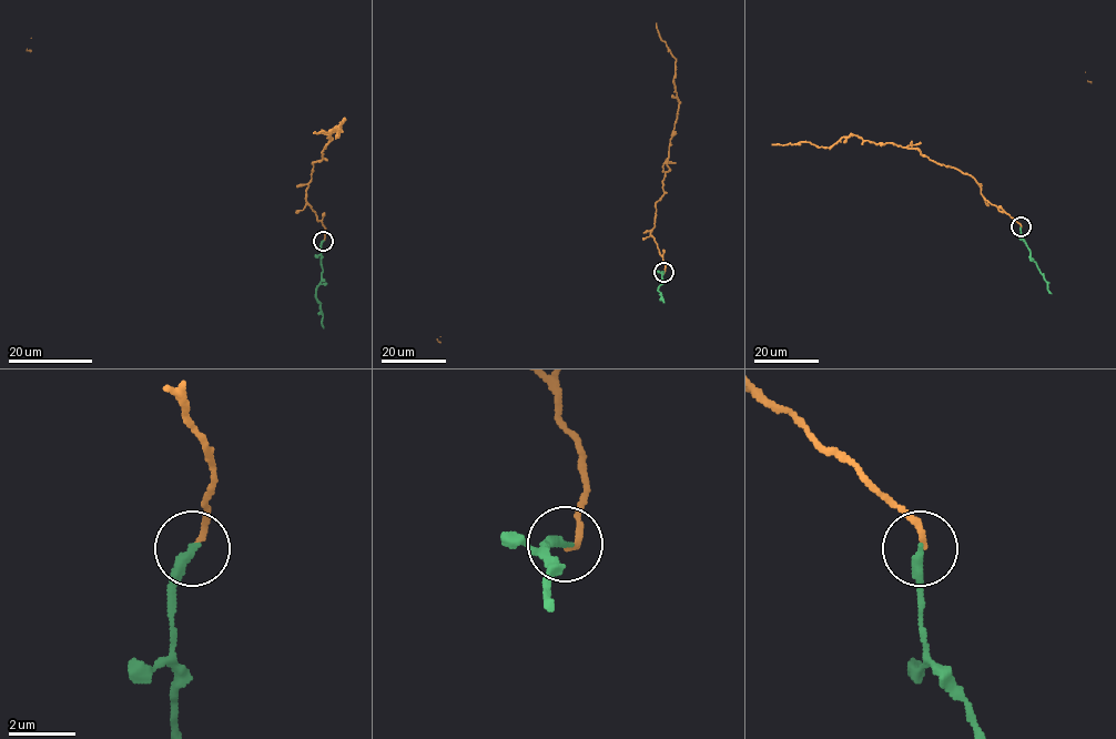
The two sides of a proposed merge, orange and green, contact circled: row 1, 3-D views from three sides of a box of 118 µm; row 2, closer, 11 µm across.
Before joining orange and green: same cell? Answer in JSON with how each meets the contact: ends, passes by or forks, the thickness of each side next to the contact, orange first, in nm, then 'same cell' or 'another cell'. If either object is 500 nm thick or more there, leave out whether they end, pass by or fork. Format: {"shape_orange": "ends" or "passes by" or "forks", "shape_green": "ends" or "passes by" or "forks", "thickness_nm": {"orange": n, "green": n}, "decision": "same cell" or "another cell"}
{"shape_orange": "ends", "shape_green": "ends", "thickness_nm": {"orange": 150, "green": 300}, "decision": "same cell"}

